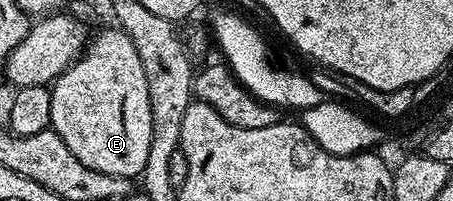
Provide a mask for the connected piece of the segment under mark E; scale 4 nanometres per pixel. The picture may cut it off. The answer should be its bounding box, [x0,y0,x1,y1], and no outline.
[50,27,152,179]

